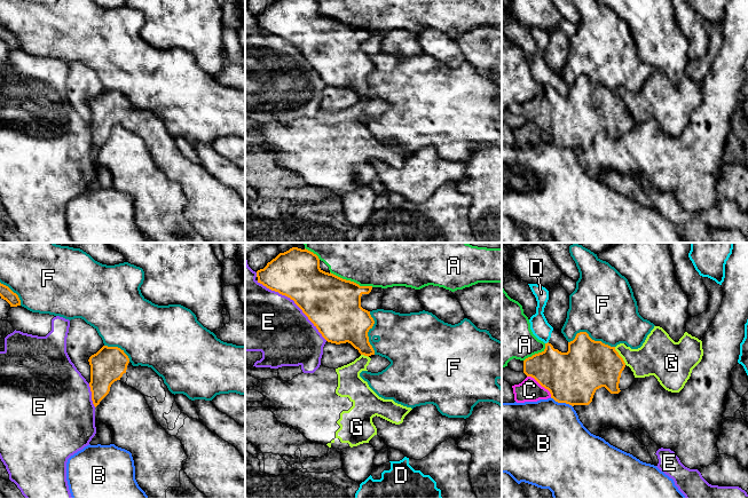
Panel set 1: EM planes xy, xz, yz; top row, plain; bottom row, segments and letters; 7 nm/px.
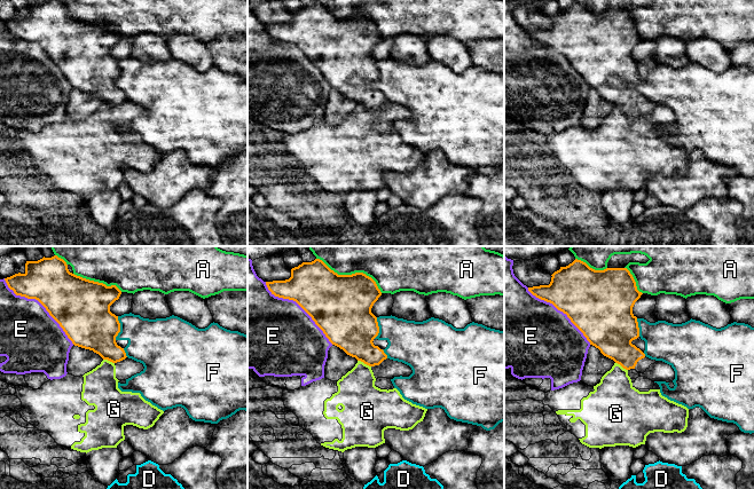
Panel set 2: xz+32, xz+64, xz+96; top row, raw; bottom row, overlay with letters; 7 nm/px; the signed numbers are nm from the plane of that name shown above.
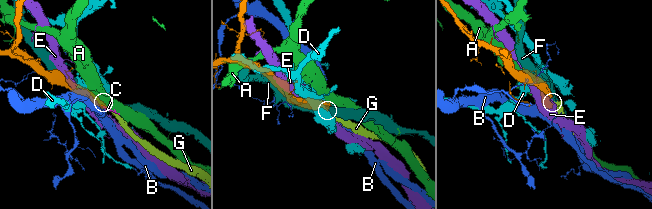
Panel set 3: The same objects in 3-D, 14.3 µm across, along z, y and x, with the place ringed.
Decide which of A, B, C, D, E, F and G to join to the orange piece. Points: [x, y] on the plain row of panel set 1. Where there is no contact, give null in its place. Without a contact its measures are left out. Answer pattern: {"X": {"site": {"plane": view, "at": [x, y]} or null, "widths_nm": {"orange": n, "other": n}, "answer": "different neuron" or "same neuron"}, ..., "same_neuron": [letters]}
{"A": {"site": {"plane": "xz", "at": [352, 25]}, "widths_nm": {"orange": 380, "other": 220}, "answer": "different neuron"}, "B": {"site": {"plane": "yz", "at": [561, 145]}, "widths_nm": {"orange": 360, "other": 480}, "answer": "different neuron"}, "C": {"site": {"plane": "yz", "at": [541, 128]}, "widths_nm": {"orange": 360, "other": 160}, "answer": "different neuron"}, "D": {"site": {"plane": "yz", "at": [548, 86]}, "widths_nm": {"orange": 300, "other": 140}, "answer": "different neuron"}, "E": {"site": {"plane": "xz", "at": [294, 46]}, "widths_nm": {"orange": 380, "other": 440}, "answer": "different neuron"}, "F": {"site": {"plane": "yz", "at": [590, 81]}, "widths_nm": {"orange": 360, "other": 460}, "answer": "different neuron"}, "G": {"site": {"plane": "yz", "at": [620, 100]}, "widths_nm": {"orange": 360, "other": 260}, "answer": "different neuron"}, "same_neuron": []}

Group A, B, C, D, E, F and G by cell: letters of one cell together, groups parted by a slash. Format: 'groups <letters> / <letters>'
groups A / B / C / D / E / F / G

